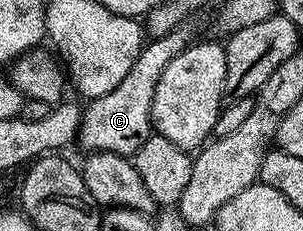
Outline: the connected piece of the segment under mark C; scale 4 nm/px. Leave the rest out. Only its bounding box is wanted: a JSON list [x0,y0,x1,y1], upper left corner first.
[77,20,198,158]

